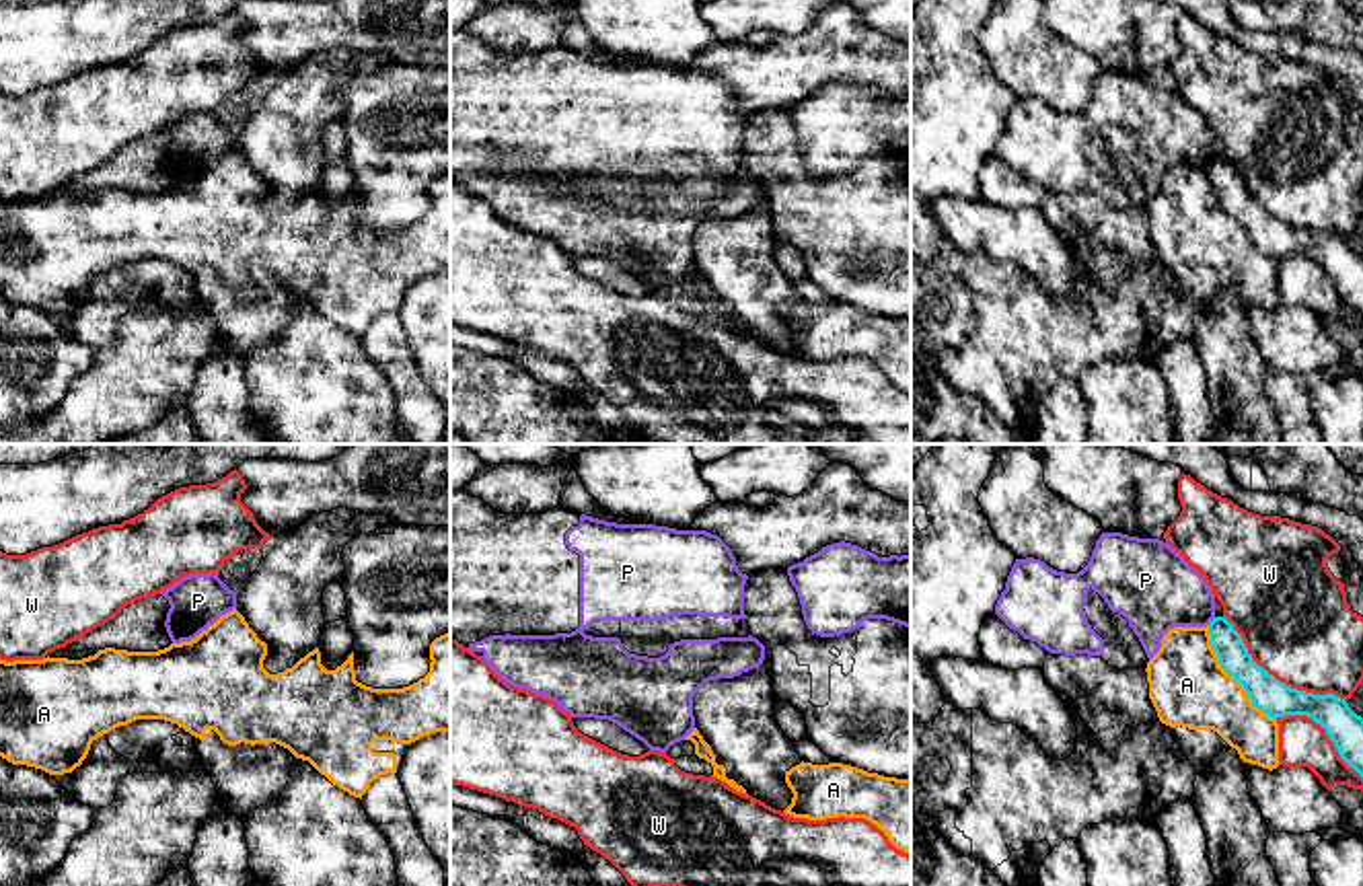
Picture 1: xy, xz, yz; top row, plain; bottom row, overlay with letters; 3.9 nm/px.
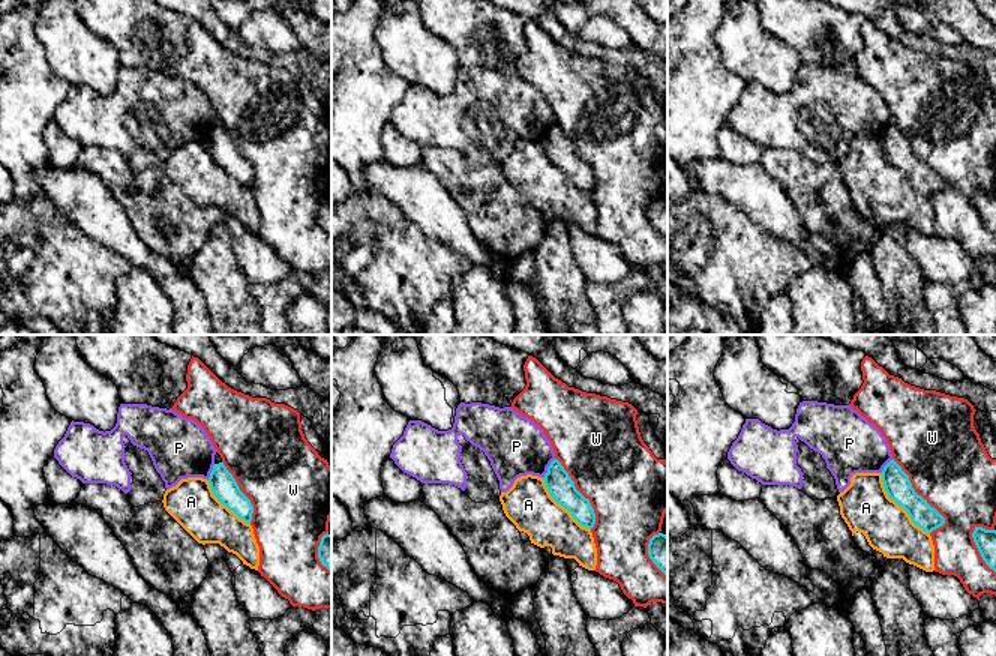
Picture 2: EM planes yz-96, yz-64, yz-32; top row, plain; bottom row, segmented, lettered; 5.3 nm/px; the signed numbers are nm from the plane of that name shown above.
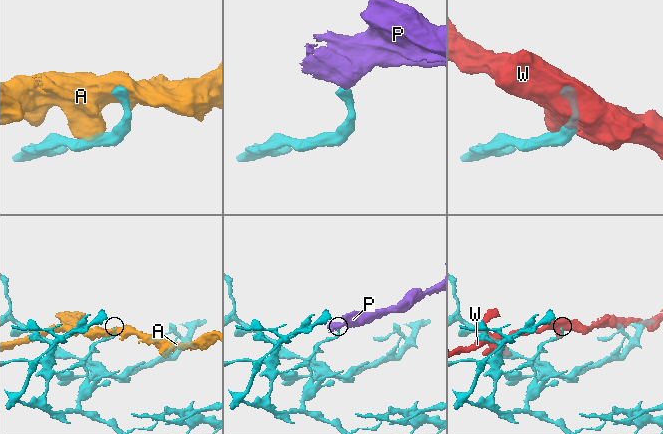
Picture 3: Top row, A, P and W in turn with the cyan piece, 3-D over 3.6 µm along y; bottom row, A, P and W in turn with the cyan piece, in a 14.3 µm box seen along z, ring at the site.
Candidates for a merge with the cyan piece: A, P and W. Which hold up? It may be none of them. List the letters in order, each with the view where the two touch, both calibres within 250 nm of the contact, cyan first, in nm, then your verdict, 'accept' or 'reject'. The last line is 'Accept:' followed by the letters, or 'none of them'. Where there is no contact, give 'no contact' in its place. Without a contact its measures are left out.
A: yz | 140/300 nm | reject
P: yz | 120/320 nm | reject
W: yz | 140/440 nm | reject
Accept: none of them

